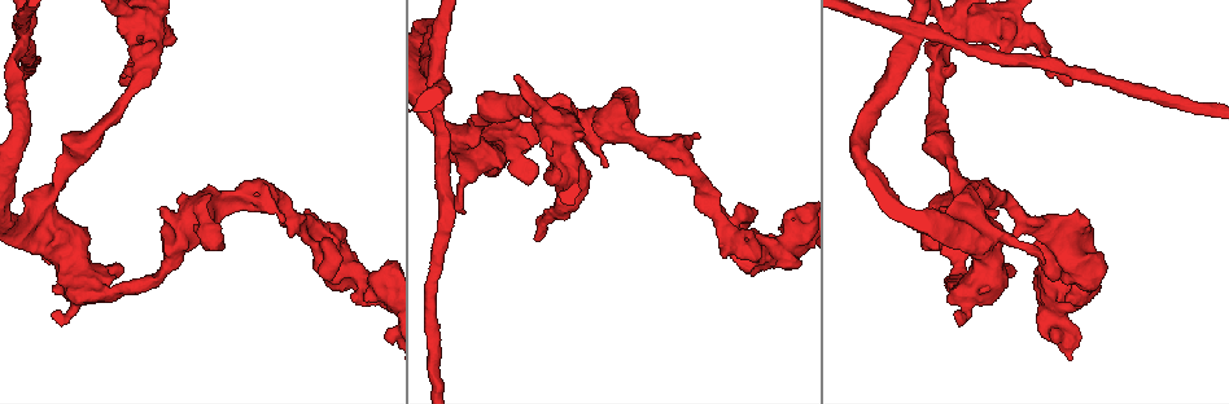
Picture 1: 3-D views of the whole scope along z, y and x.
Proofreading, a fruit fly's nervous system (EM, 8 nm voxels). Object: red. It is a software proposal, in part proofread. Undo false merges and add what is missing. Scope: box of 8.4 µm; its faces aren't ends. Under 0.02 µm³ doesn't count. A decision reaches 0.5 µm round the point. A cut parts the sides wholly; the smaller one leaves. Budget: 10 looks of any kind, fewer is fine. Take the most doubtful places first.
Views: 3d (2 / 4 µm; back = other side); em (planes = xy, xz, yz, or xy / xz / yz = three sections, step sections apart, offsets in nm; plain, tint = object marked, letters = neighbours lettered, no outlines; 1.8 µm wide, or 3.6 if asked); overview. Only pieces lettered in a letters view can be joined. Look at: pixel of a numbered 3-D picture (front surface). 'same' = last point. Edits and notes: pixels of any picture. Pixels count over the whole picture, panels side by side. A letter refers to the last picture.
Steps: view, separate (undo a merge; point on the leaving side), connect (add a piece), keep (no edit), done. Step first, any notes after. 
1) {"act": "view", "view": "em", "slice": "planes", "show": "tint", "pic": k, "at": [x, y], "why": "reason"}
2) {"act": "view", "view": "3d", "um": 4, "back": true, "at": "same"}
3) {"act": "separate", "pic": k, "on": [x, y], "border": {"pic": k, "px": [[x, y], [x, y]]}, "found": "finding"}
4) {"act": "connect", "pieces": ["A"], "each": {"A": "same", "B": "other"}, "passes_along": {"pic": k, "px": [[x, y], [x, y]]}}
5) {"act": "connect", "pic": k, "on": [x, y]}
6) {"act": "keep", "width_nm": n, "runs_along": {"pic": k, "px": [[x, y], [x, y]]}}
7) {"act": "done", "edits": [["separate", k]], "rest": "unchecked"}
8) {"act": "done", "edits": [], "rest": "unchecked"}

{"act": "view", "view": "3d", "um": 2, "pic": 1, "at": [914, 35], "why": "four-way junction"}

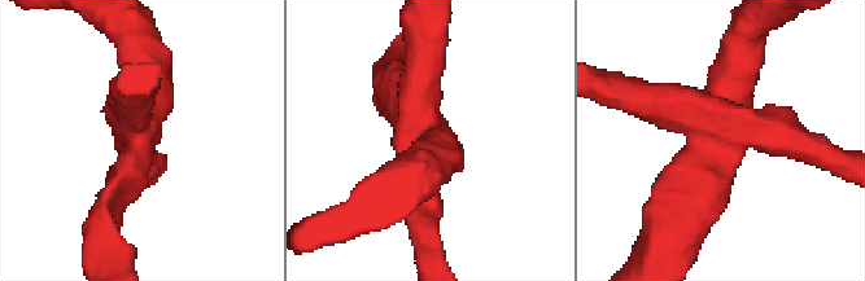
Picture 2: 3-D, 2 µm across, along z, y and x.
{"act": "view", "view": "em", "slice": "xz", "step": 16, "show": "tint", "pic": 2, "at": [140, 145], "arms": 4, "why": "now the EM"}

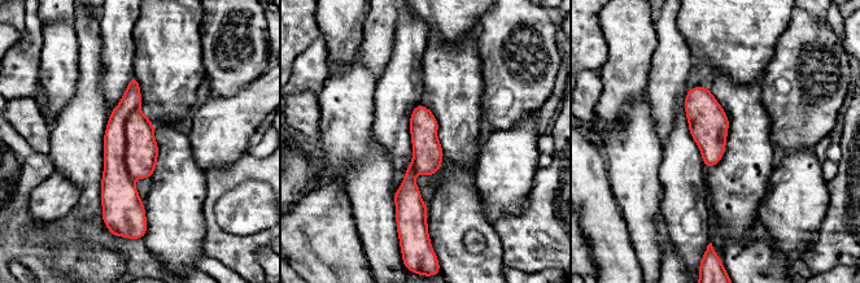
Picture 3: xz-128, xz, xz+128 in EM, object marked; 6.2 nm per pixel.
{"act": "view", "view": "em", "slice": "planes", "show": "letters", "at": "same"}

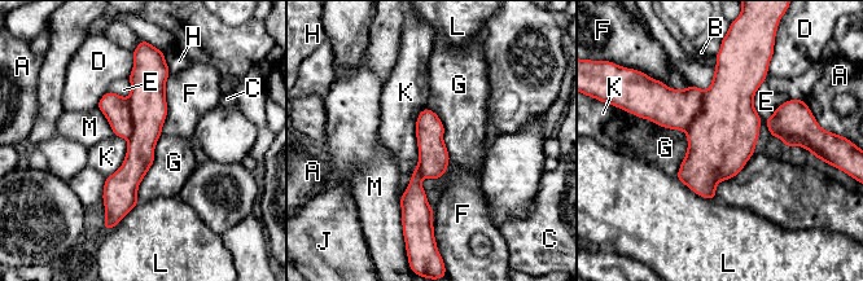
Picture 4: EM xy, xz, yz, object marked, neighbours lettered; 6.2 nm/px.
{"act": "keep", "width_nm": 190, "each": {"A": "other", "B": "other", "C": "other", "D": "other", "E": "other", "F": "other", "G": "other", "H": "other", "J": "other", "K": "other", "L": "other", "M": "other"}, "border": {"pic": 4, "px": [[639, 117], [686, 134], [677, 178]]}, "found": "all the same neuron"}

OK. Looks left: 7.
{"act": "view", "view": "em", "um": 3.6, "slice": "planes", "show": "letters", "pic": 1, "at": [976, 19], "why": "two arms at a narrow angle"}

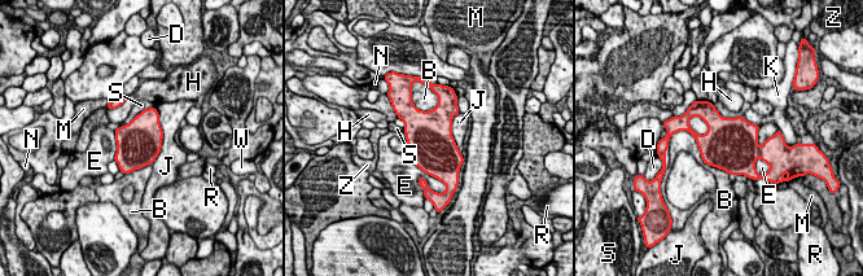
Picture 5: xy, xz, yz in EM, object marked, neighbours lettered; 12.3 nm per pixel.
{"act": "keep", "each": {"B": "other", "D": "other", "E": "other", "H": "other", "J": "other", "K": "other", "M": "other", "N": "other", "R": "other", "S": "other", "W": "other", "Z": "other"}, "border": {"pic": 5, "px": [[713, 104], [723, 117], [743, 115]]}, "found": "all the same neuron"}

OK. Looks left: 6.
{"act": "view", "view": "em", "um": 3.6, "slice": "xy", "step": 16, "show": "tint", "pic": 1, "at": [985, 241], "why": "abrupt turn"}

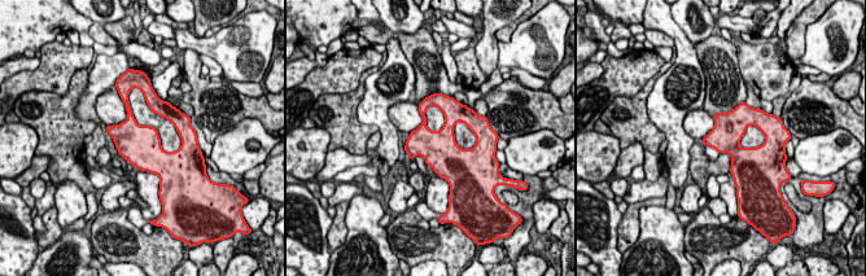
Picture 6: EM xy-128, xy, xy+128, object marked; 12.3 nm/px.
{"act": "view", "view": "em", "um": 3.6, "slice": "planes", "show": "letters", "at": "same"}

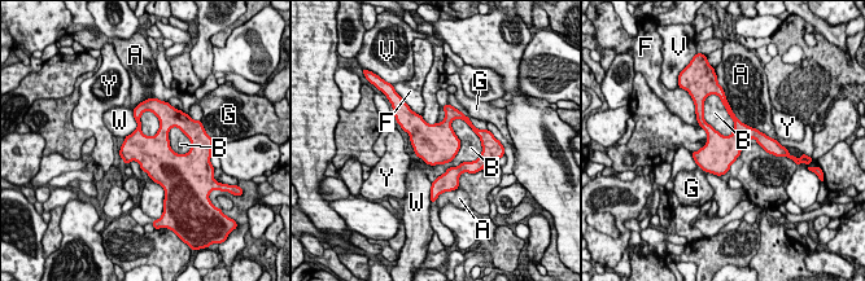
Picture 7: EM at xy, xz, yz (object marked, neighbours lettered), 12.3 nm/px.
{"act": "keep", "each": {"A": "other", "B": "other", "F": "other", "G": "other", "V": "other", "W": "other", "Y": "other"}, "border": {"pic": 7, "px": [[462, 118], [444, 163]]}, "found": "one neuron here"}

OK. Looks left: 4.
{"act": "view", "view": "3d", "um": 2, "pic": 1, "at": [794, 241], "why": "a fork"}

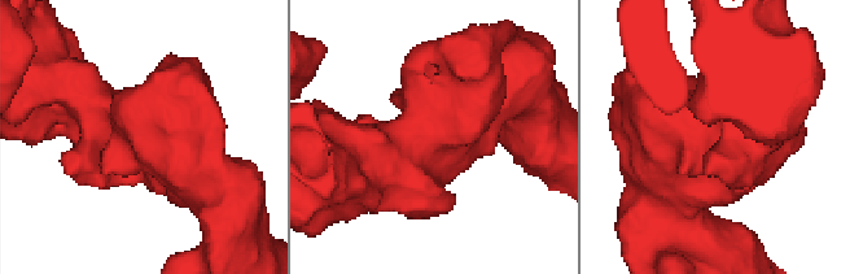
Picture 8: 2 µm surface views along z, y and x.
{"act": "view", "view": "em", "slice": "planes", "show": "letters", "pic": 8, "at": [429, 140]}

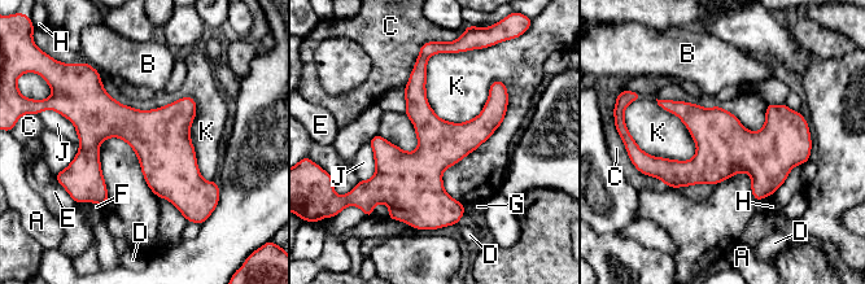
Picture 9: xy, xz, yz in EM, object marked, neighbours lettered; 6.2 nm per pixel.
{"act": "keep", "each": {"A": "other", "B": "other", "C": "other", "D": "other", "E": "other", "F": "other", "G": "other", "H": "other", "J": "other", "K": "other"}, "border": {"pic": 9, "px": [[109, 95], [191, 96], [213, 182]]}, "found": "continuous, no second neuron"}

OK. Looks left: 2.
{"act": "done", "edits": [], "rest": "unchecked"}

